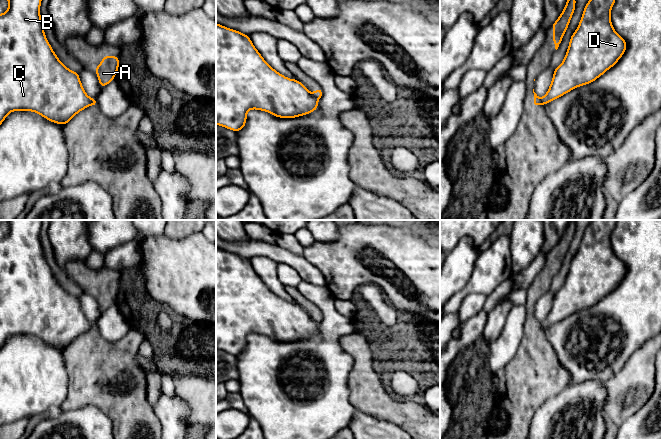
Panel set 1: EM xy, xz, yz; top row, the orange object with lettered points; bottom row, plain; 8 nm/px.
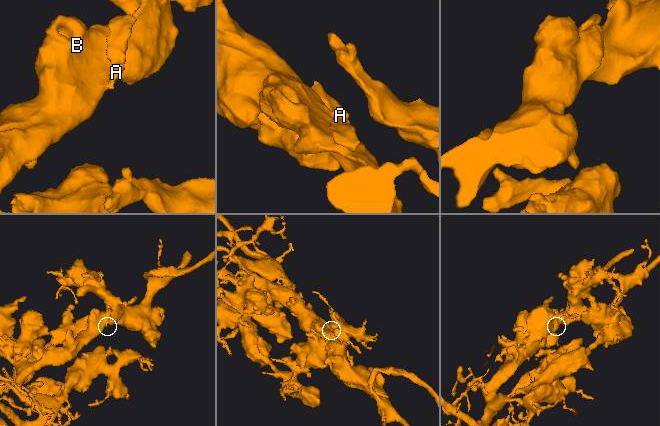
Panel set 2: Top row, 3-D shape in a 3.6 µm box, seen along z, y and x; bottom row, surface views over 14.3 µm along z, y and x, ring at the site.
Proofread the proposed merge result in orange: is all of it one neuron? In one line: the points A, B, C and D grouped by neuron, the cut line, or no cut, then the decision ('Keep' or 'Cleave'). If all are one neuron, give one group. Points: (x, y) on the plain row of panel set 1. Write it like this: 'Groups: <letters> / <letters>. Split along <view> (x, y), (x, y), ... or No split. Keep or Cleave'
Groups: A / B C D. Split along yz (540, 322), (542, 328). Cleave

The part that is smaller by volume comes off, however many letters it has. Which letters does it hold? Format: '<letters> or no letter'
A

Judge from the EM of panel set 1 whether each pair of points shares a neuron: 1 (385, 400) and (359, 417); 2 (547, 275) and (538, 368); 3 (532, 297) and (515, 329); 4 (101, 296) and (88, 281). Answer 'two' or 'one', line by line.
1: two
2: one
3: two
4: one

